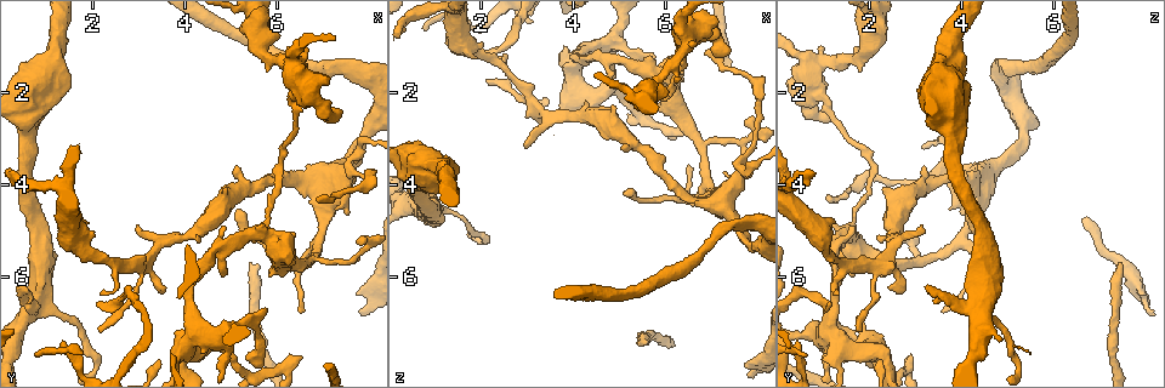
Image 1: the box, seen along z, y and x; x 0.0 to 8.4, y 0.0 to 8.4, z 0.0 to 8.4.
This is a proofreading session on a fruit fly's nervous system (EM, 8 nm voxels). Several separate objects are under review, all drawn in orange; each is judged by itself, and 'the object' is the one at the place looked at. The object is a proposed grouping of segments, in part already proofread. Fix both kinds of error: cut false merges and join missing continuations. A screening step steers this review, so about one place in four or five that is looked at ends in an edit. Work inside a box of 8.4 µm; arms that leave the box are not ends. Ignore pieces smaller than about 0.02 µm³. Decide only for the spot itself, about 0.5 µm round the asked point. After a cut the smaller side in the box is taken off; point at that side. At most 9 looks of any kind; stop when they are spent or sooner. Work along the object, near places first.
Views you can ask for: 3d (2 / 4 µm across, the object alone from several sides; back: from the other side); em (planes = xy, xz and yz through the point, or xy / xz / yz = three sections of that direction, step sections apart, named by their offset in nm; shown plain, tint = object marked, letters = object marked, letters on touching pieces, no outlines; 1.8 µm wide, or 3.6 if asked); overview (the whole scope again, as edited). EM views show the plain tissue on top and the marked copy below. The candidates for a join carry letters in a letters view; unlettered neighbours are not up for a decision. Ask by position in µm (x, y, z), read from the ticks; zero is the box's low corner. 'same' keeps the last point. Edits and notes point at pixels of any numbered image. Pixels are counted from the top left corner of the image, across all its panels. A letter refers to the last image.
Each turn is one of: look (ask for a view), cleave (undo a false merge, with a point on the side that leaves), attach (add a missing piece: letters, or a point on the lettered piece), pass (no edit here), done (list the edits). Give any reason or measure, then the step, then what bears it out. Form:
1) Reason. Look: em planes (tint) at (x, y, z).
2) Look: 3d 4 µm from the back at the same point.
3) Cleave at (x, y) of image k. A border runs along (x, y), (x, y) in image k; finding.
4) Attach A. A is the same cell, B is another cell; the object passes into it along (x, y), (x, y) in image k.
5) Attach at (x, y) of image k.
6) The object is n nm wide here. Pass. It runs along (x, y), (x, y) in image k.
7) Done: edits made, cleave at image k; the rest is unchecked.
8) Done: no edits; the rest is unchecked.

Branch stops here. Look: em planes (letters) at (0.80, 7.70, 0.60).

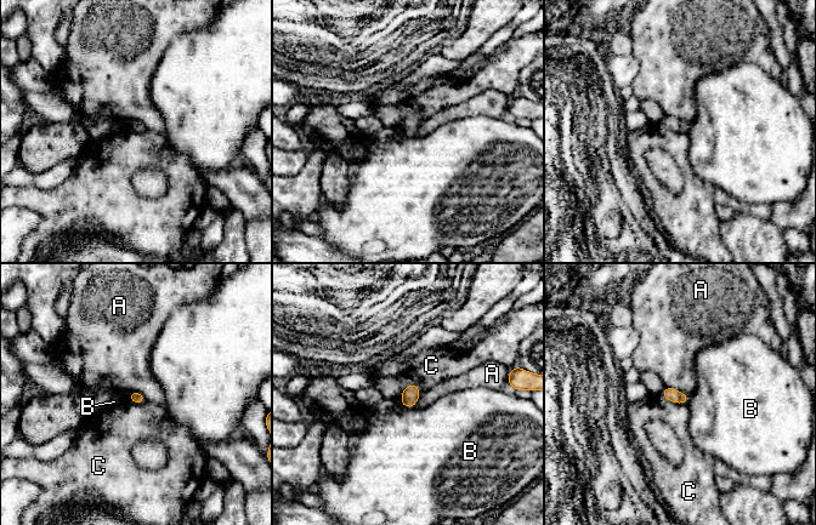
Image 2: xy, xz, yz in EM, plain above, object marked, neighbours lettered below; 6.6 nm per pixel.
The object is 80 nm wide here. Pass. A, B and C are other cells; a border runs along (661, 394), (672, 401), (686, 404) in image 2; no lettered piece goes on from it.

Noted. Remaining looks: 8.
Long arm stops here. Look: em planes (letters) at (2.10, 6.65, 1.15).

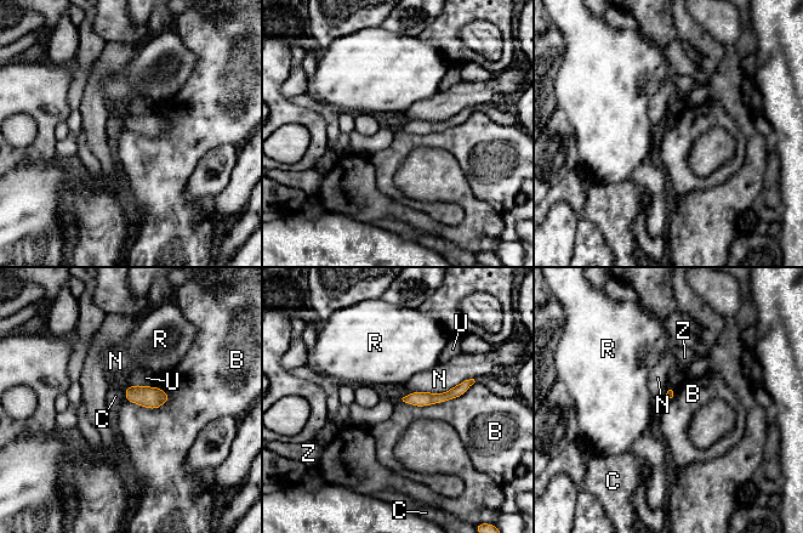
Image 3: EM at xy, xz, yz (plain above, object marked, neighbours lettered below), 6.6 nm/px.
Pass. B, C, N, R, U and Z are other cells; it runs along (467, 383), (443, 397), (408, 400) in image 3; no lettered piece goes on from it.

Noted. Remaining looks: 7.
Branch stops here. Look: 3d 2 µm at (3.00, 4.90, 3.15).

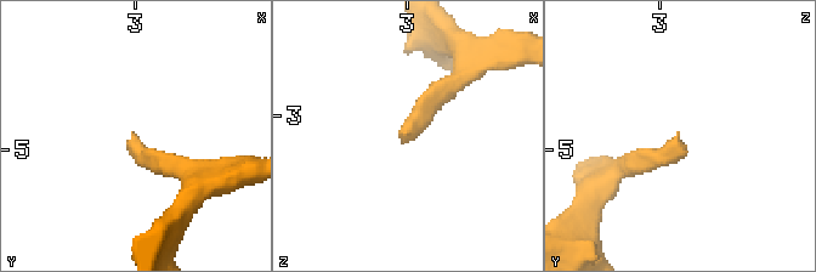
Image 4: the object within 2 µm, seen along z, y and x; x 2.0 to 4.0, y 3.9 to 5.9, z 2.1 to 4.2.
Look: em yz step 16 (tint) at (2.94, 4.86, 3.12).

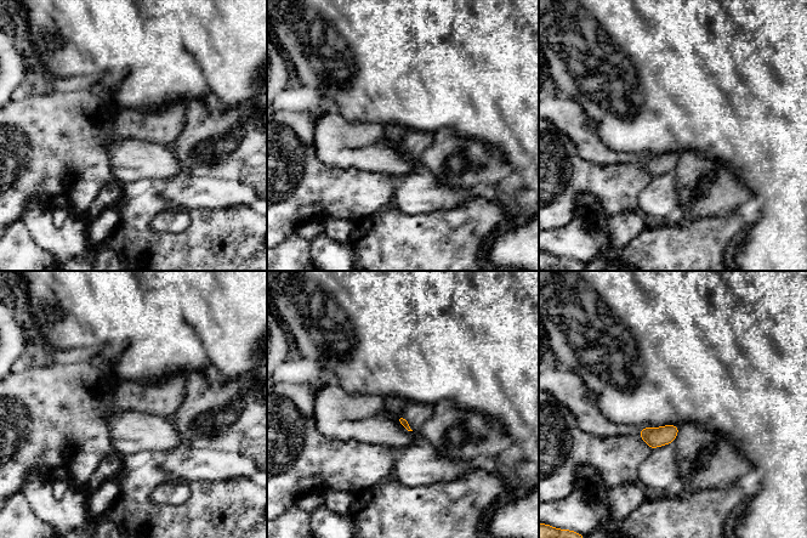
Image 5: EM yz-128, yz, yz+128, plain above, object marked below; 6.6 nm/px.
Another direction. Look: em planes (letters) at the same point.

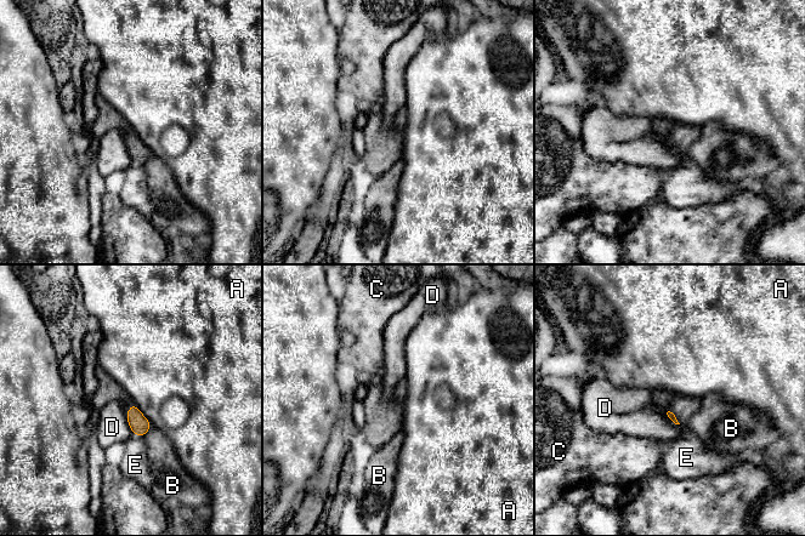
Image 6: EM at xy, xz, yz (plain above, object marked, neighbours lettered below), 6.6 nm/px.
Pass. A, B, C, D and E are other cells; a border runs along (132, 402), (152, 423) in image 6; none of them fits.

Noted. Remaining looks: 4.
Three-way junction. Look: em yz step 16 (tint) at (5.75, 5.05, 1.60).

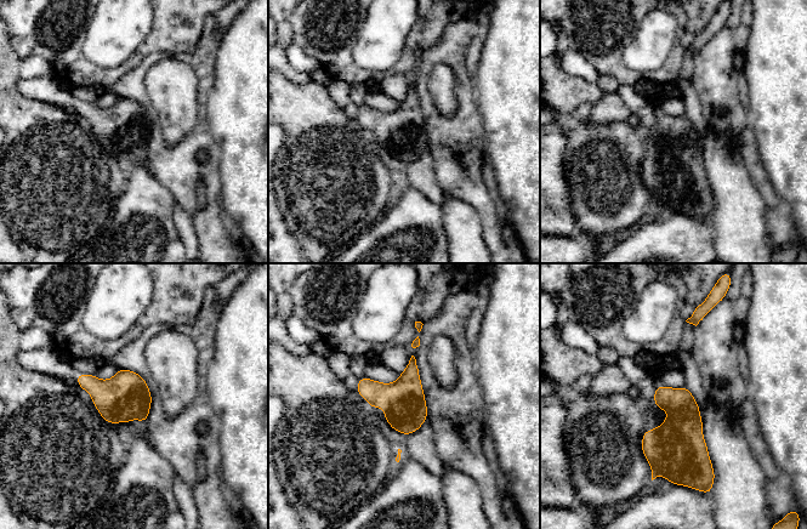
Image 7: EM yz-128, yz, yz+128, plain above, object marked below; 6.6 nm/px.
Look: em planes (letters) at the same point.

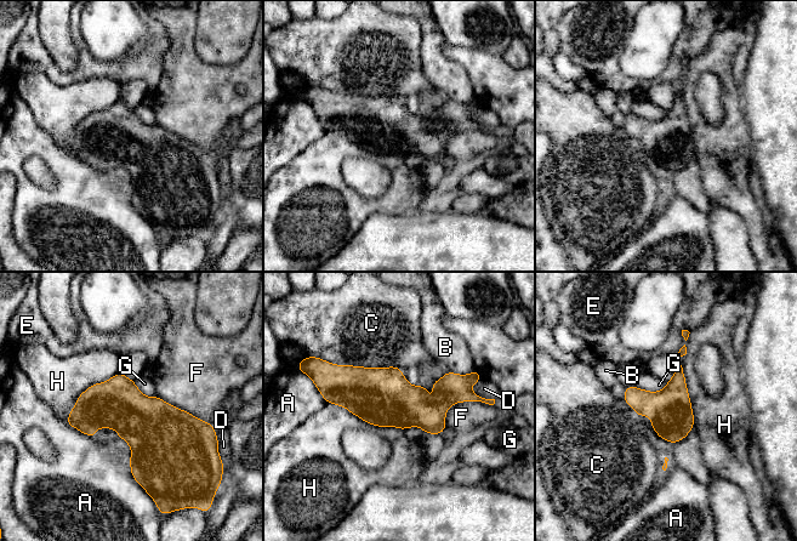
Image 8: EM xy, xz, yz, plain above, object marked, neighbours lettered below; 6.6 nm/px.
Pass. A, B, C, D, E, F, G and H are other cells; a border runs along (666, 382), (656, 391), (632, 385) in image 8; continuous, no second neuron.

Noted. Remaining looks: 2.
Done: no edits; the rest is unchecked.

